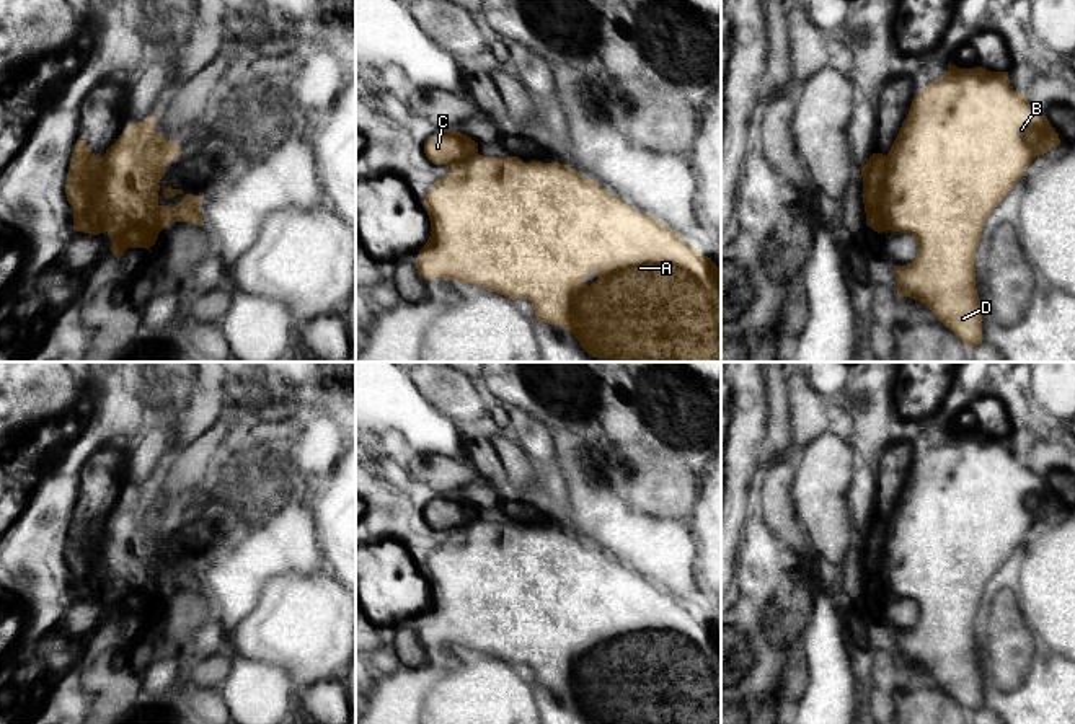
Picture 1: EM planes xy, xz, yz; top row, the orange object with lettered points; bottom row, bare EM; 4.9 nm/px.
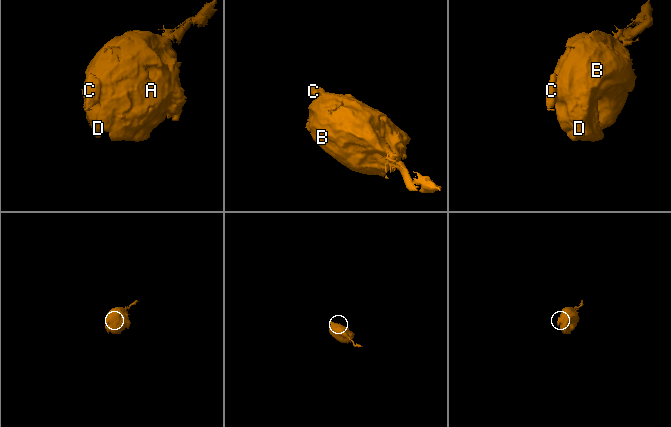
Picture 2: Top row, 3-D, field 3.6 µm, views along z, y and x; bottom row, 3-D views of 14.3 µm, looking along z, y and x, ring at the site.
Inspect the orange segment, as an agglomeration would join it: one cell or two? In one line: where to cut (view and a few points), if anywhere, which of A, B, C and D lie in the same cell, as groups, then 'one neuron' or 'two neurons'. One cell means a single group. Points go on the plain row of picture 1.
cut in xy along (101, 522), (103, 534), (93, 569), (106, 595); A B D / C; two neurons

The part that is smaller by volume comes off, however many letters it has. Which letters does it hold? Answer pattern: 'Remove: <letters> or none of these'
Remove: C

